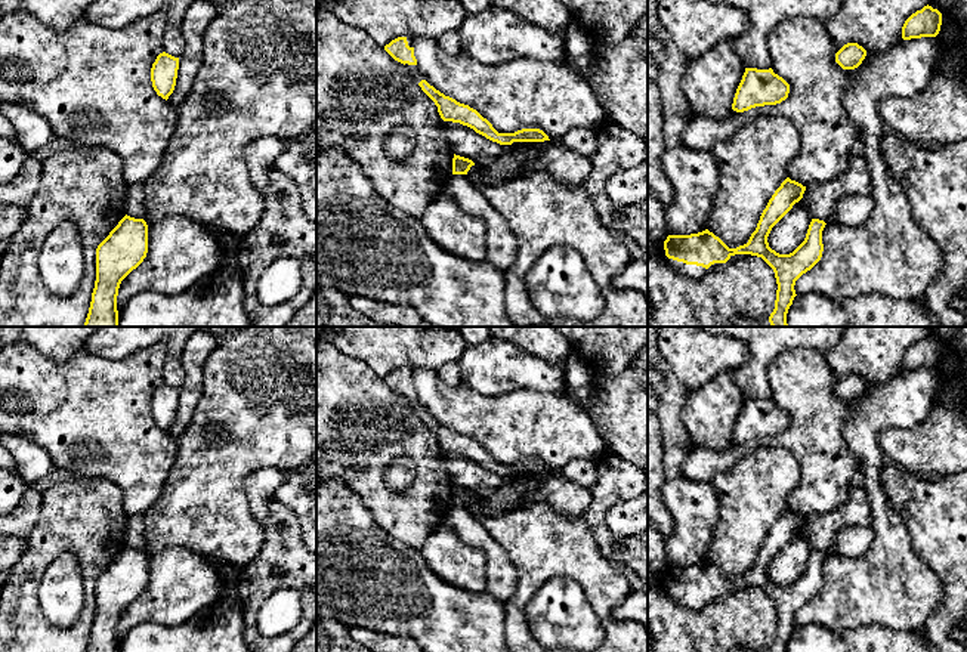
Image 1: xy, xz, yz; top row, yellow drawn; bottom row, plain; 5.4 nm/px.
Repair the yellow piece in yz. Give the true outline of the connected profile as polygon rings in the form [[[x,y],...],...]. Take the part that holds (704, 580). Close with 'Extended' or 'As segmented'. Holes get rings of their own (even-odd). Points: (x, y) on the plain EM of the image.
[[[787,509],[763,541],[756,562],[747,575],[729,580],[708,560],[691,566],[668,566],[656,587],[671,600],[689,611],[701,611],[722,599],[735,585],[761,588],[775,603],[778,621],[773,643],[761,651],[739,646],[735,652],[787,652],[795,625],[795,612],[822,588],[822,562],[825,553],[812,550],[804,572],[790,585],[779,585],[769,578],[772,559],[803,529],[806,517]]]. Extended

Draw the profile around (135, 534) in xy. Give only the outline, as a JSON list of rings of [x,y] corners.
[[[136,515],[127,517],[126,544],[135,550],[145,550],[146,537],[143,516]]]

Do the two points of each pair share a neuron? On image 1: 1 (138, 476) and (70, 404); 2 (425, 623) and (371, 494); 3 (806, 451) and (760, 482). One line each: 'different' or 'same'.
1: same
2: different
3: different

